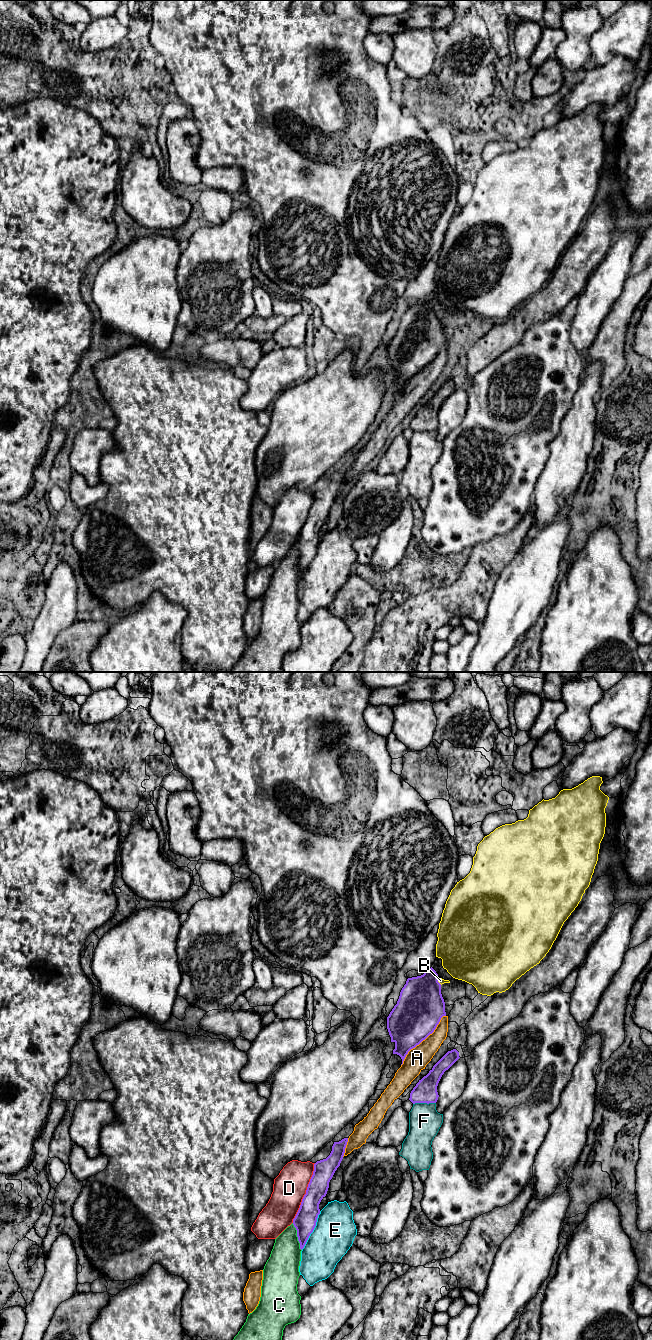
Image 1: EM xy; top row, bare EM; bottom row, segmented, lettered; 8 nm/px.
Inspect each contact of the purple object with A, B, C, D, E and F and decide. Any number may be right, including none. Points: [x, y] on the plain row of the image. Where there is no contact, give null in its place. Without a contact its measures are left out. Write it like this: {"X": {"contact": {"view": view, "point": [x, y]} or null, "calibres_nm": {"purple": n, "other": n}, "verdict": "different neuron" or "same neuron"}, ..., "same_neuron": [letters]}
{"A": {"contact": {"view": "xy", "point": [422, 368]}, "calibres_nm": {"purple": 380, "other": 180}, "verdict": "same neuron"}, "B": {"contact": {"view": "xy", "point": [437, 309]}, "calibres_nm": {"purple": 380, "other": 50}, "verdict": "different neuron"}, "C": {"contact": {"view": "xy", "point": [297, 564]}, "calibres_nm": {"purple": 180, "other": 260}, "verdict": "different neuron"}, "D": {"contact": {"view": "xy", "point": [306, 521]}, "calibres_nm": {"purple": 180, "other": 260}, "verdict": "different neuron"}, "E": {"contact": {"view": "xy", "point": [313, 557]}, "calibres_nm": {"purple": 180, "other": 320}, "verdict": "different neuron"}, "F": {"contact": {"view": "xy", "point": [424, 430]}, "calibres_nm": {"purple": 190, "other": 260}, "verdict": "different neuron"}, "same_neuron": ["A"]}

